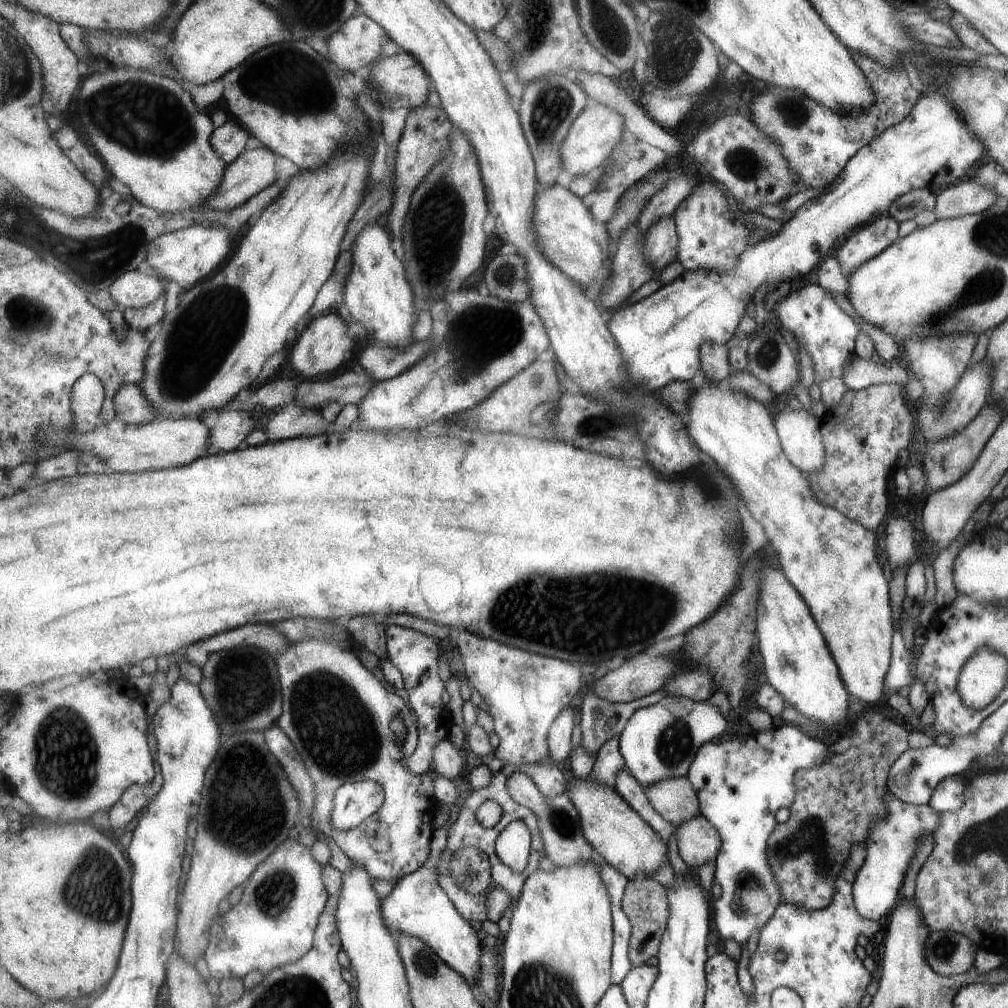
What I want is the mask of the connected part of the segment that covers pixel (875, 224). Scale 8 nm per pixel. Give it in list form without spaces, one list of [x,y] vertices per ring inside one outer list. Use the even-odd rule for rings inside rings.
[[[882,214],[869,224],[854,230],[837,251],[837,262],[845,276],[852,273],[877,253],[888,248],[897,238],[899,223],[889,214]]]

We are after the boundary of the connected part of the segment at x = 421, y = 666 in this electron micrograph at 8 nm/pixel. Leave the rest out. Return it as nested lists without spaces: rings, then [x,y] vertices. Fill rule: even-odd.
[[[388,625],[386,633],[389,660],[403,672],[407,688],[417,688],[423,672],[439,664],[439,640],[399,625]]]

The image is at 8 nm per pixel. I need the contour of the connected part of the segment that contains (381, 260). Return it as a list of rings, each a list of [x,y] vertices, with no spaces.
[[[369,224],[359,234],[352,250],[352,267],[346,278],[344,304],[353,320],[365,325],[369,341],[380,340],[391,347],[404,347],[413,341],[415,318],[415,295],[406,275],[403,262],[391,248],[391,238],[379,224]]]

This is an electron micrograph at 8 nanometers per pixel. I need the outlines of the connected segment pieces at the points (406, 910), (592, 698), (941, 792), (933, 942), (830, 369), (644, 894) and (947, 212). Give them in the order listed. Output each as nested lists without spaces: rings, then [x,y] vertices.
[[[446,826],[432,831],[432,851],[427,862],[419,870],[401,878],[393,892],[382,900],[382,914],[386,925],[393,932],[415,935],[424,940],[453,970],[462,974],[475,987],[482,972],[485,947],[477,936],[477,930],[457,910],[456,904],[440,883],[440,862],[447,850],[448,834]]]
[[[592,683],[582,700],[580,708],[580,726],[583,732],[581,744],[593,755],[615,735],[621,736],[632,714],[641,707],[658,703],[668,692],[659,689],[657,692],[628,703],[612,703],[599,698],[594,693]]]
[[[959,775],[941,778],[931,793],[928,805],[939,813],[956,811],[964,800],[963,779]]]
[[[929,929],[928,932],[923,942],[923,958],[935,974],[958,975],[972,965],[977,947],[968,938],[947,930]]]
[[[809,284],[806,287],[802,287],[780,301],[773,308],[773,312],[780,319],[781,326],[792,333],[798,348],[804,348],[809,358],[811,358],[815,384],[829,377],[842,376],[846,359],[854,355],[854,340],[859,334],[859,330],[856,322],[837,306],[831,295],[824,288],[821,288],[818,284]]]
[[[643,876],[635,880],[630,880],[625,891],[623,908],[630,916],[633,925],[630,940],[631,962],[635,967],[644,965],[649,958],[658,956],[663,935],[668,927],[671,916],[668,889],[663,884],[659,884],[653,877]]]
[[[962,179],[937,191],[933,212],[937,219],[954,219],[985,210],[997,197],[993,188]]]

